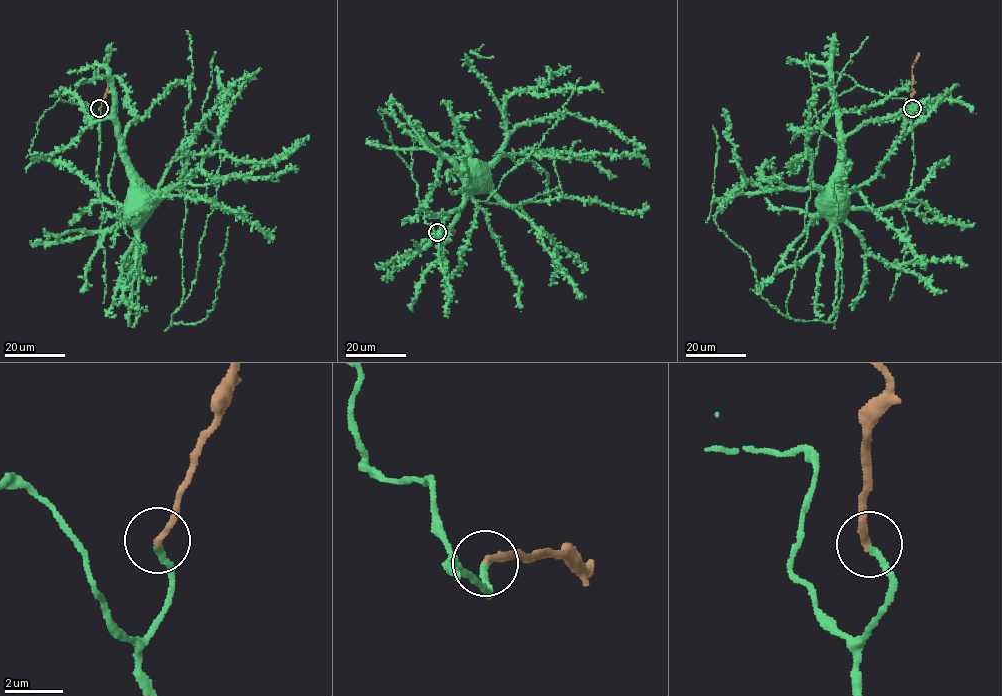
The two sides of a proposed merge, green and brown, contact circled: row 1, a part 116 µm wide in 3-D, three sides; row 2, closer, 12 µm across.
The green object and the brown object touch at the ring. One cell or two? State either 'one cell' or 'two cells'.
one cell

